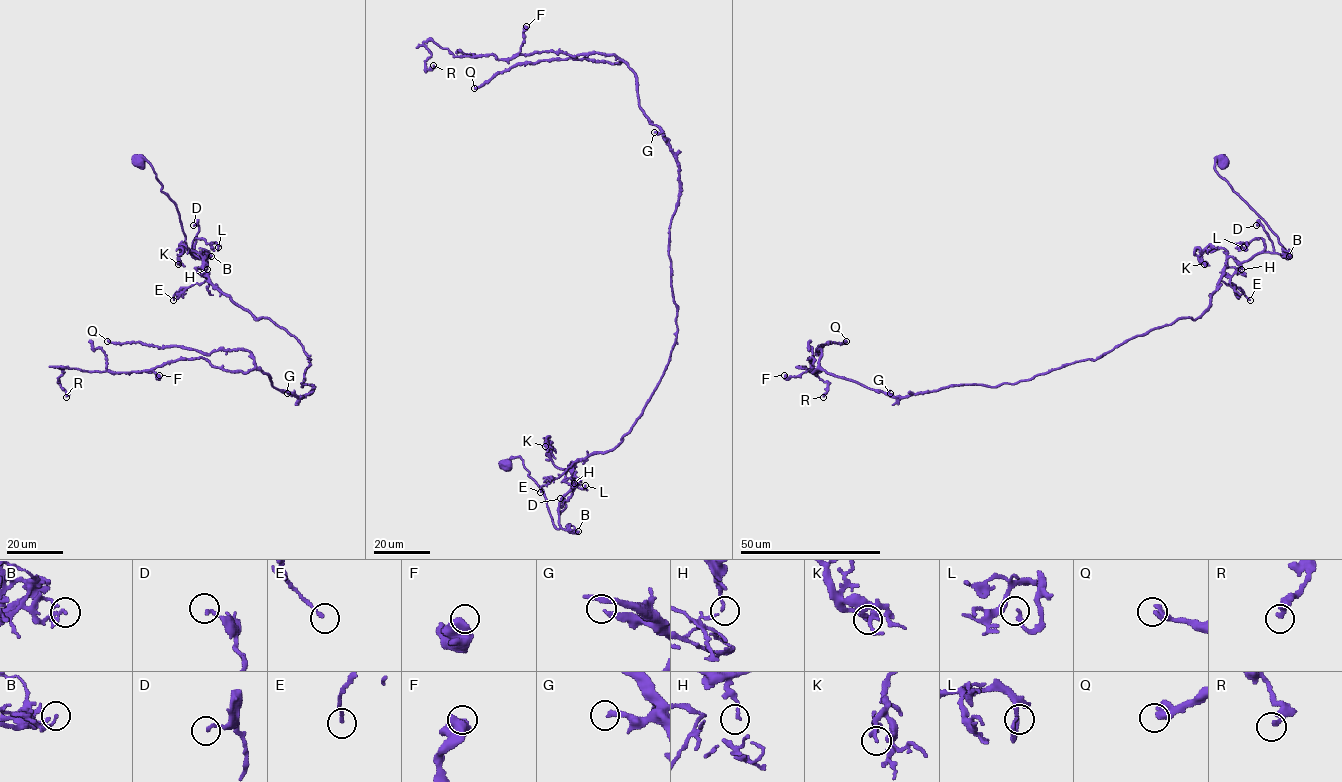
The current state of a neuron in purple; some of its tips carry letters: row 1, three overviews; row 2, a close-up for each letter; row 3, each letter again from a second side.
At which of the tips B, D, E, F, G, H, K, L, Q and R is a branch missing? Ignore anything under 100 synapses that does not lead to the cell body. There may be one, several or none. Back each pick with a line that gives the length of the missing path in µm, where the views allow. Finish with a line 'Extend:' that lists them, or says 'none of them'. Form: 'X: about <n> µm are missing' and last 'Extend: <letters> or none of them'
Q: about 30 µm are missing
Extend: Q

